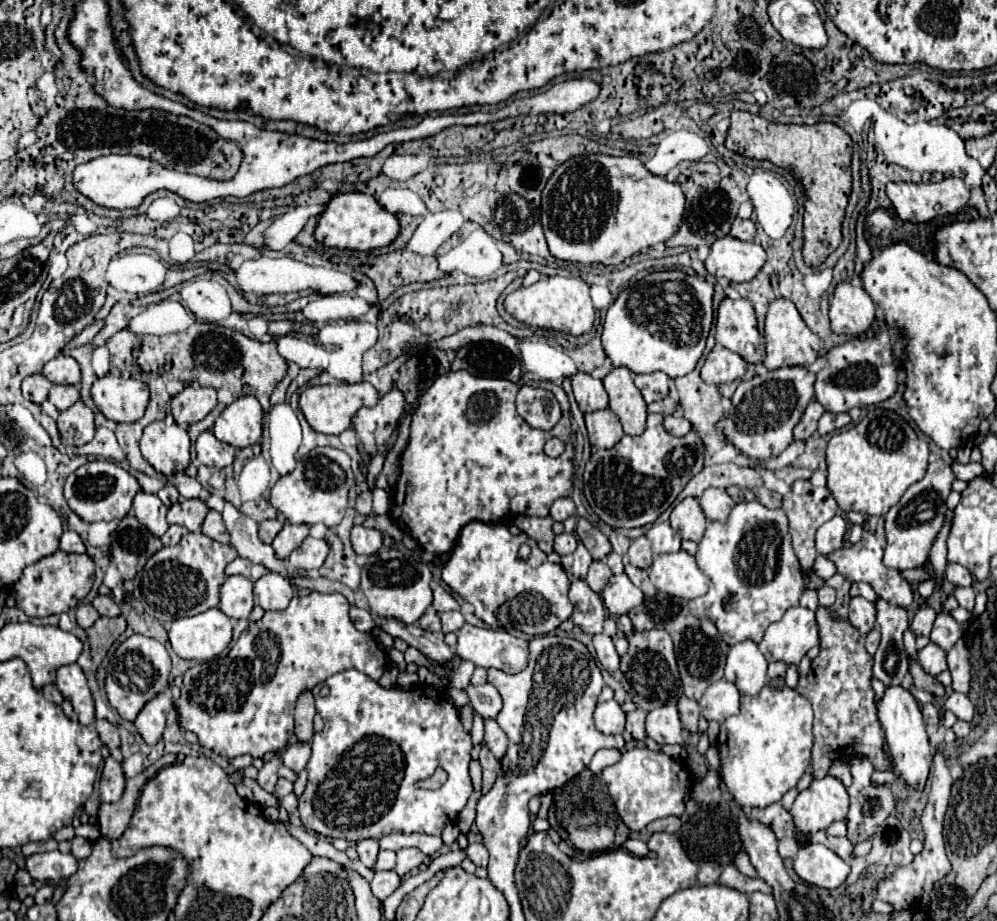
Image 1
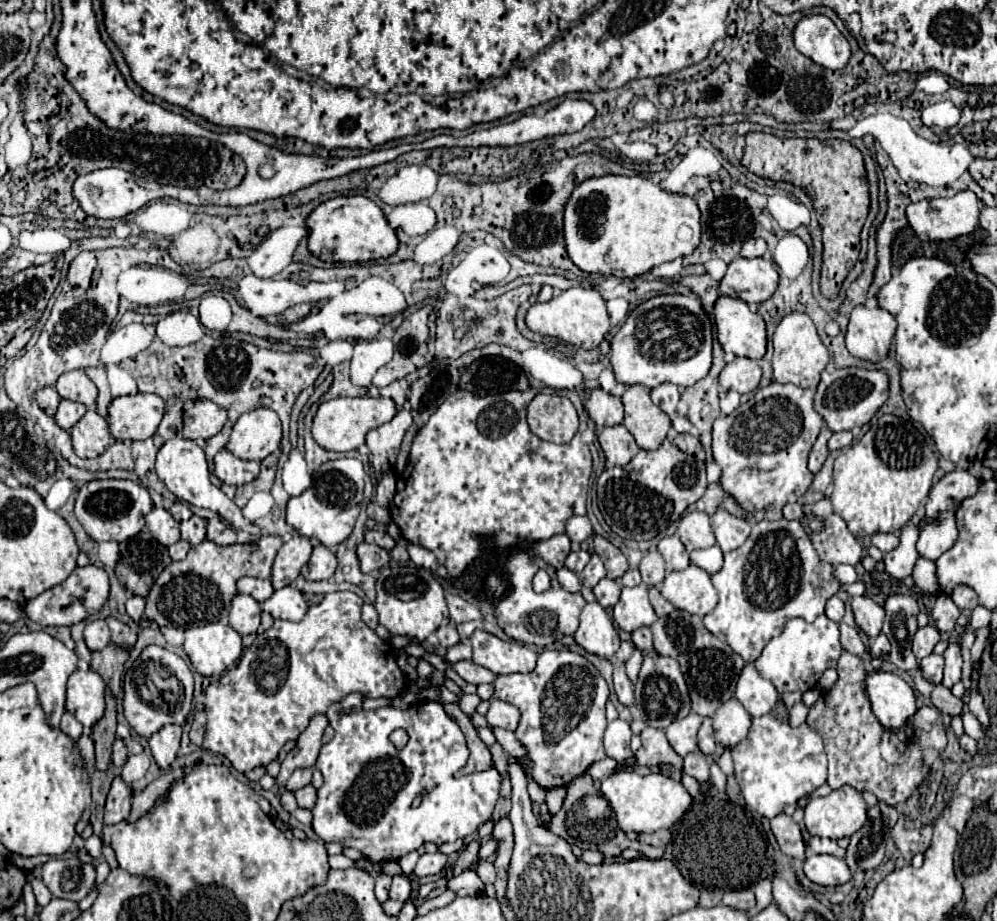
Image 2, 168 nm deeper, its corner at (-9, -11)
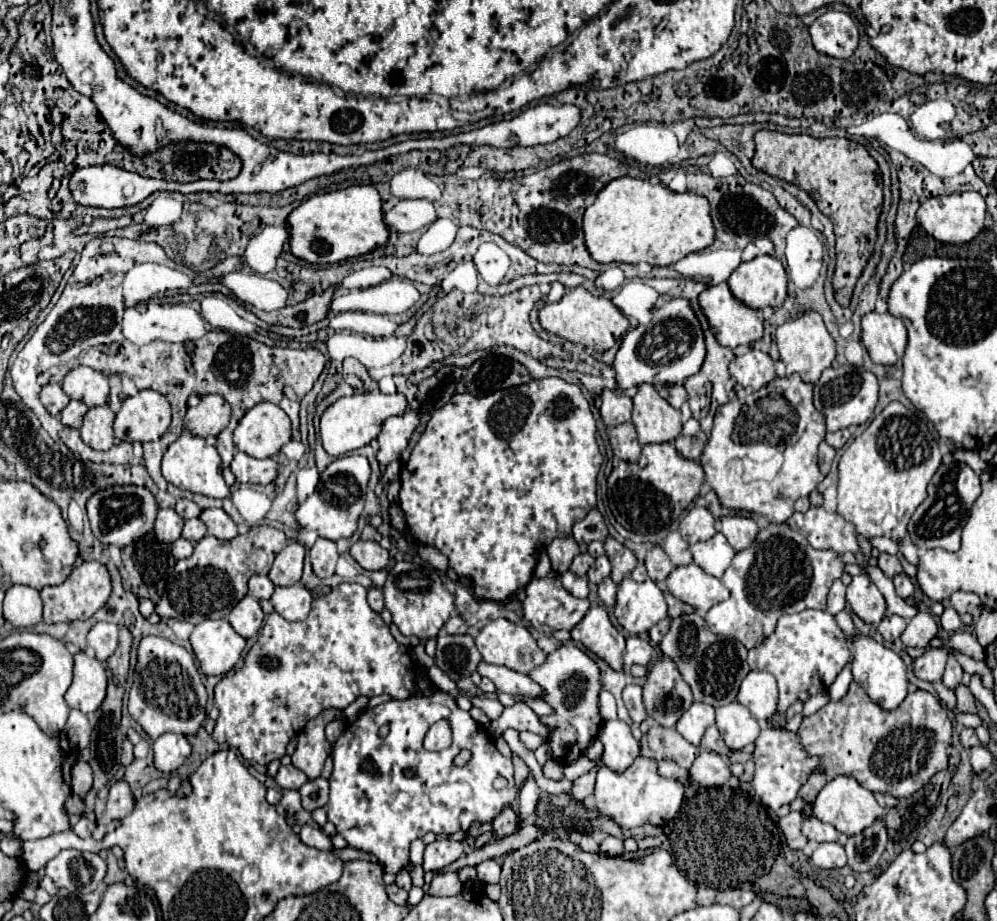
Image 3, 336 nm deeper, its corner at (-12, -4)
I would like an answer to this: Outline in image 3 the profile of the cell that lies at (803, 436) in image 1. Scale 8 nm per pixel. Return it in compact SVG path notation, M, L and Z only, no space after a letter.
M822 442L820 448L818 448L818 466L820 466L820 472L822 474L828 474L830 472L830 466L832 466L834 456L836 456L836 450L832 446L828 446L826 442Z

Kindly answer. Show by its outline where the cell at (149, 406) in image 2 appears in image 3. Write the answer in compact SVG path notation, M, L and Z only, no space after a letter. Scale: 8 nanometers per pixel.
M140 390L122 402L116 414L114 432L124 442L160 440L170 426L170 404L154 390Z

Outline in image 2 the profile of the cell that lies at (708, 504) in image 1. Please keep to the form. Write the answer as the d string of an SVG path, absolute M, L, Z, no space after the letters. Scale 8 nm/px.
M717 509L715 515L711 515L711 527L717 537L717 545L723 551L741 547L741 543L745 543L751 531L751 525L747 523L747 519L735 517L725 509Z

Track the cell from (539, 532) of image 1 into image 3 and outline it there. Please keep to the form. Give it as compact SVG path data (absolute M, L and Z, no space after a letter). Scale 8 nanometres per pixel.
M560 538L554 540L548 548L546 548L550 560L552 560L552 568L556 570L556 574L564 574L570 570L570 564L574 560L574 556L580 554L578 550L578 542L574 538Z

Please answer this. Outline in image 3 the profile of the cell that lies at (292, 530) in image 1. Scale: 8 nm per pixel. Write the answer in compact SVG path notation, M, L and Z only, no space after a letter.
M290 542L274 560L270 570L270 580L274 586L292 586L302 576L304 562L304 546L298 542Z

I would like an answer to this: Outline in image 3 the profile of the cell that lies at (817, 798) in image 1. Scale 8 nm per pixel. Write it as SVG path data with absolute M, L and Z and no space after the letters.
M838 776L834 778L832 782L828 782L816 802L812 804L812 810L814 810L814 816L822 822L828 822L832 824L838 832L846 834L846 836L854 836L854 834L860 834L864 828L872 826L876 820L882 820L884 818L884 808L876 802L874 794L866 788L862 788L856 780L852 780L850 776Z

